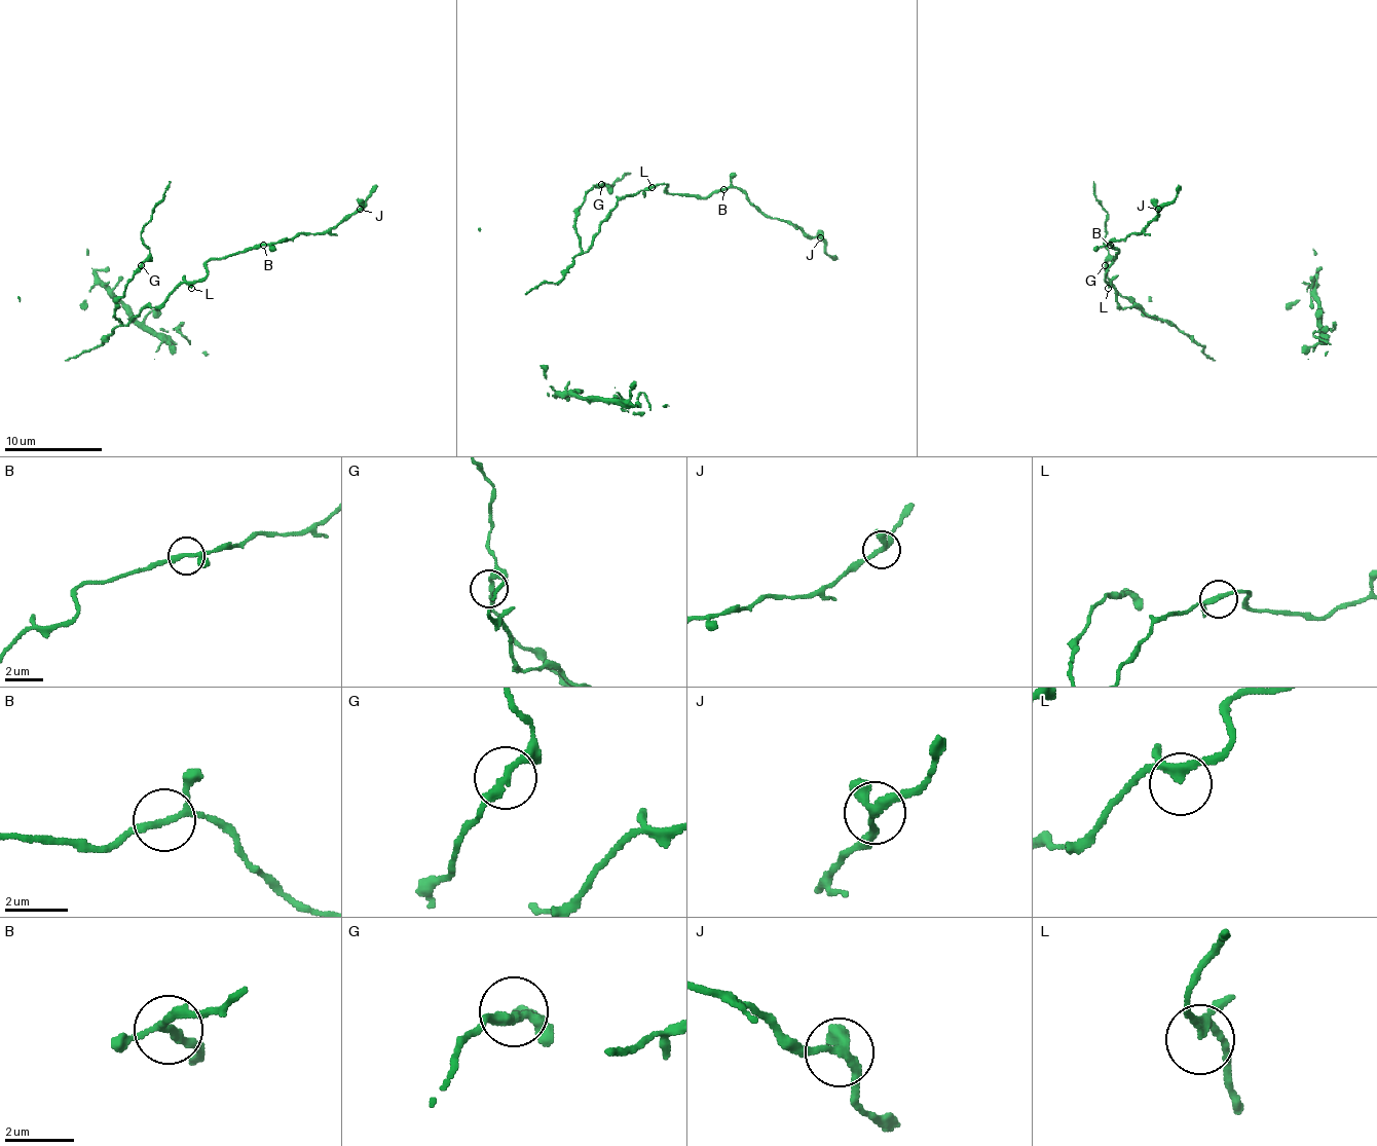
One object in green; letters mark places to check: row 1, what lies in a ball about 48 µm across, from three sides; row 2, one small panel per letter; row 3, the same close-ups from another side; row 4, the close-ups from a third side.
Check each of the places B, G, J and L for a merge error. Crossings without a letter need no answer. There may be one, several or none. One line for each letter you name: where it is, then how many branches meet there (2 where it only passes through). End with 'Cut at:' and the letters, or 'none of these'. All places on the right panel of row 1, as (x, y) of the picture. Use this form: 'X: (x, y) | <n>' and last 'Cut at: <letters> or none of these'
Cut at: none of these

